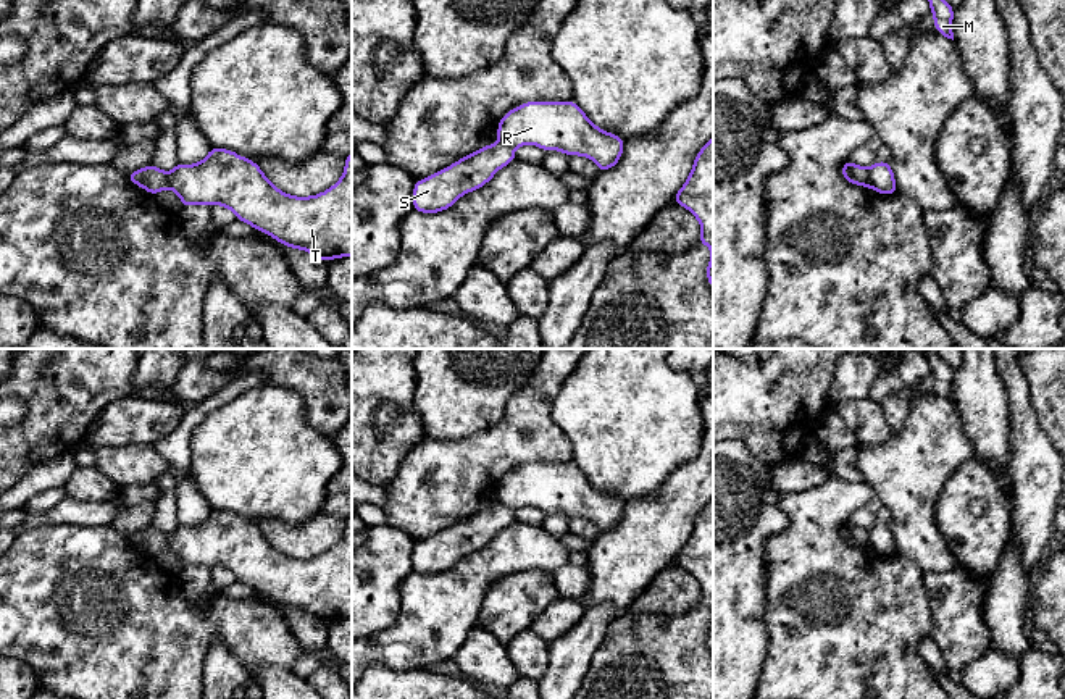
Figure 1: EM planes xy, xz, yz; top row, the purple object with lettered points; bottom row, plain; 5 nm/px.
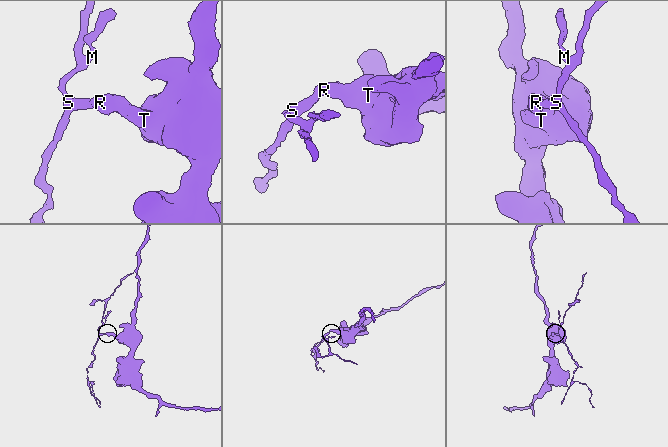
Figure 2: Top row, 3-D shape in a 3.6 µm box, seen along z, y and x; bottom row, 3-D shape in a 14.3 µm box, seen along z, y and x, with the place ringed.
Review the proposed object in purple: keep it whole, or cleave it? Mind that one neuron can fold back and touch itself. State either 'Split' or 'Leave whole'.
Split

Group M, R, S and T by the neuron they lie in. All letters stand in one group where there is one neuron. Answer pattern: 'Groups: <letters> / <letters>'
Groups: M S / R T

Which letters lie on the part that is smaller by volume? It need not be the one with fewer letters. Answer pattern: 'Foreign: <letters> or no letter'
Foreign: M, S

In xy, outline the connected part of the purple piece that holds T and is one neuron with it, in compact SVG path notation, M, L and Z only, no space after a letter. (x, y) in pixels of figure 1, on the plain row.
M216 509L195 526L178 523L169 534L150 525L144 550L152 557L171 550L182 570L223 567L279 605L331 623L352 618L352 515L344 520L342 539L310 559L279 552L255 523Z

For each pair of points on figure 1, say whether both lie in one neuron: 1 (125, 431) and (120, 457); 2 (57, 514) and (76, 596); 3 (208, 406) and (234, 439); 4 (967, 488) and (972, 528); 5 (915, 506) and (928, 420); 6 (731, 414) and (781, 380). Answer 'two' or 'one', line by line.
1: two
2: two
3: two
4: one
5: one
6: one

